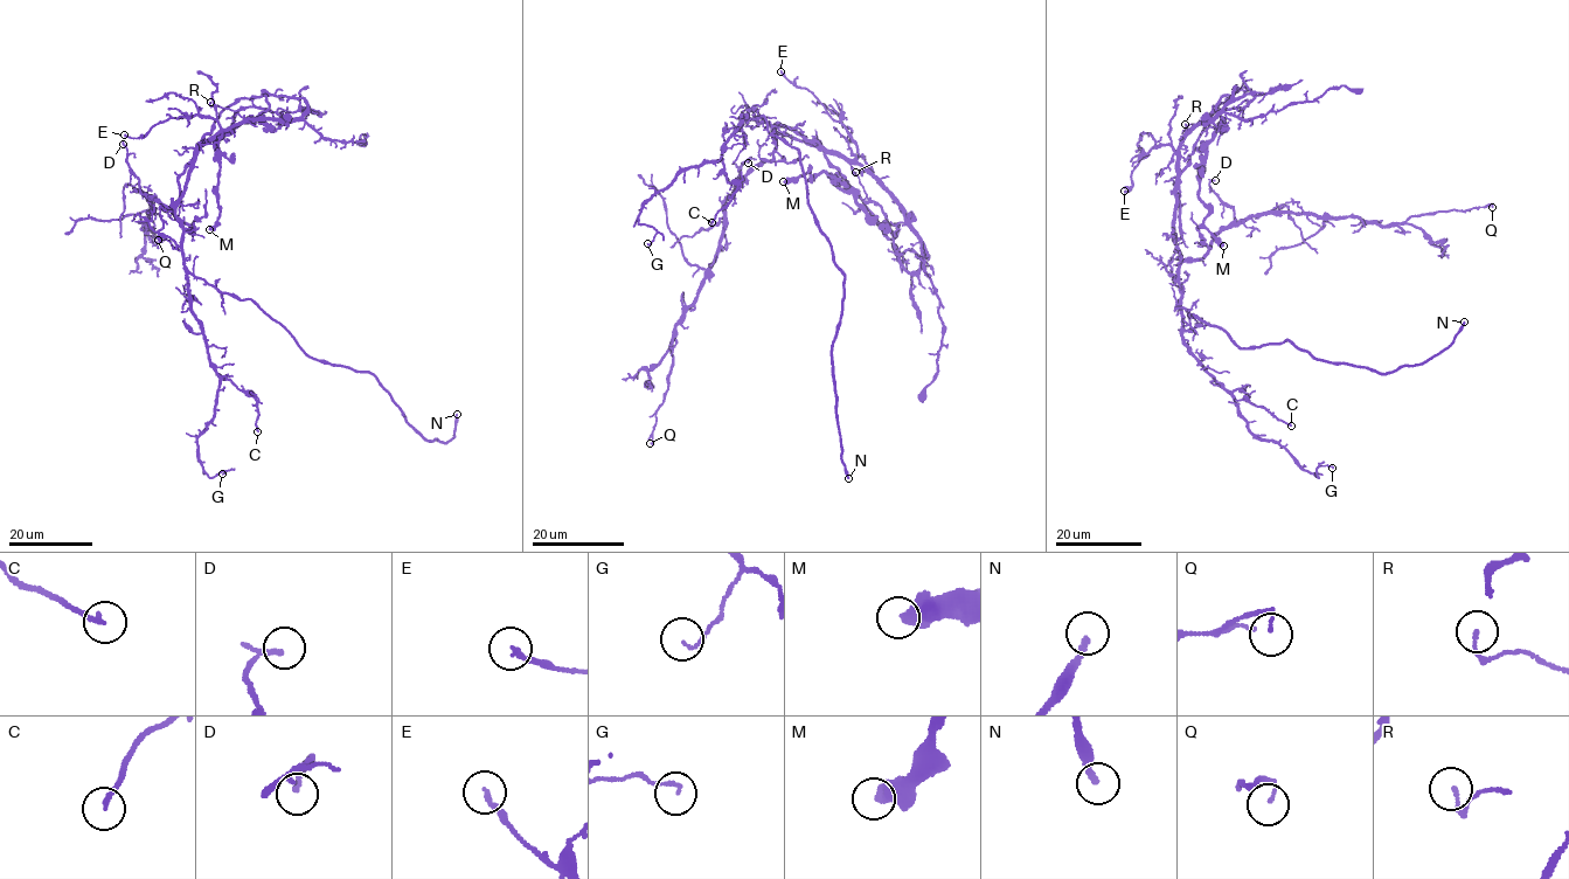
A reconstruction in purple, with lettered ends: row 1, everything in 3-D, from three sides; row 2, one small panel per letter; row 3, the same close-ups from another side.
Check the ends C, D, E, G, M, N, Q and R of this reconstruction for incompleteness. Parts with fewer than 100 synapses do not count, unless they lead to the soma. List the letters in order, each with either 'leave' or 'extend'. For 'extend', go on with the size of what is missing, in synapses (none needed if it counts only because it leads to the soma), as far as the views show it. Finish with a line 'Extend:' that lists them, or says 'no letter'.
C: leave
D: leave
E: leave
G: leave
M: leave
N: extend
Q: leave
R: leave
Extend: N

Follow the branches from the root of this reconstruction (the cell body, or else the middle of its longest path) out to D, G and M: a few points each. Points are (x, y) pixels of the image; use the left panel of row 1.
D: (200, 278), (187, 269), (182, 261), (182, 234), (185, 230), (193, 234), (193, 230), (141, 192), (123, 144)
G: (200, 278), (187, 275), (189, 310), (220, 382), (198, 450), (208, 477), (222, 473)
M: (200, 278), (184, 264), (175, 202), (220, 112), (264, 95), (268, 109), (217, 143), (220, 210), (209, 229)

